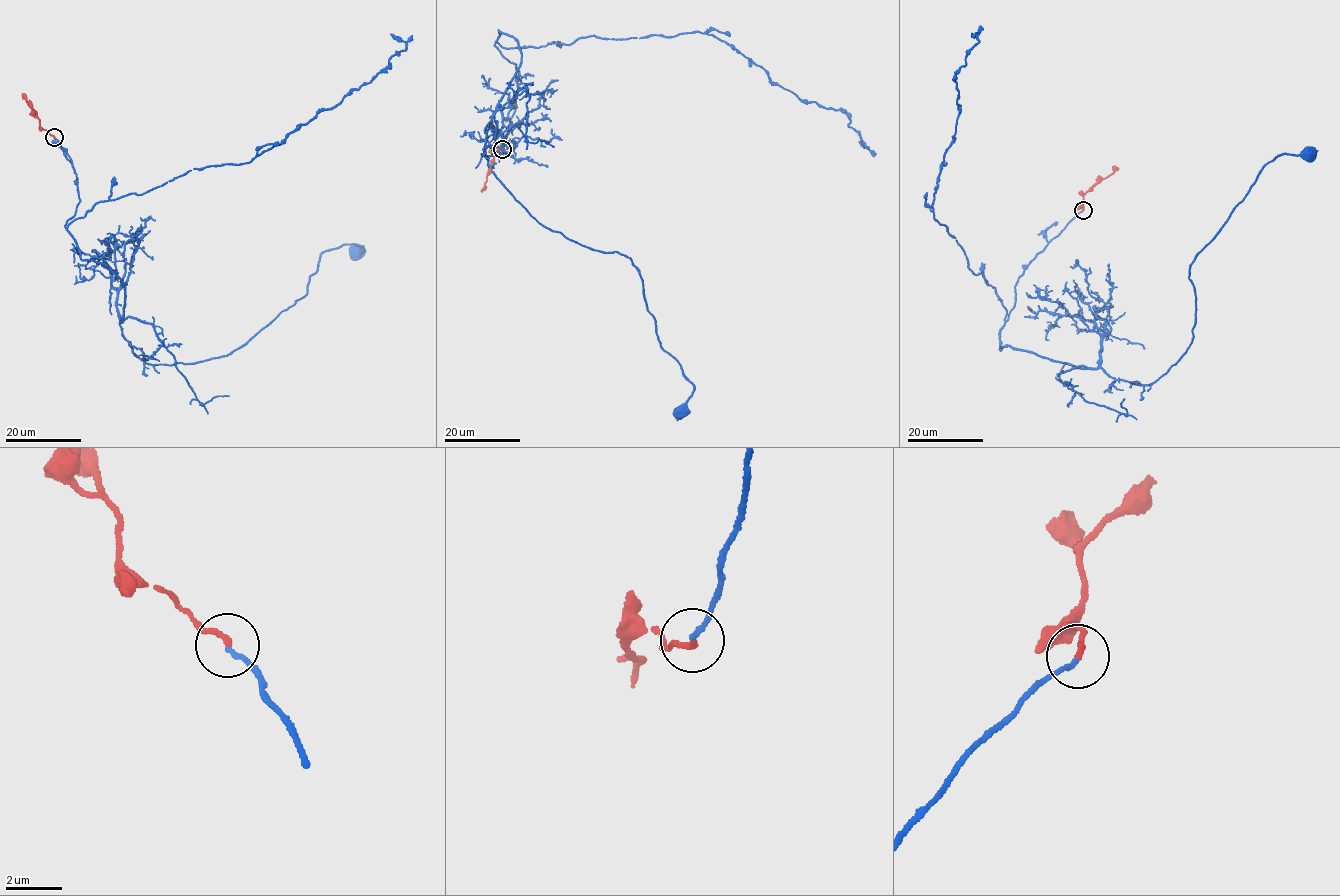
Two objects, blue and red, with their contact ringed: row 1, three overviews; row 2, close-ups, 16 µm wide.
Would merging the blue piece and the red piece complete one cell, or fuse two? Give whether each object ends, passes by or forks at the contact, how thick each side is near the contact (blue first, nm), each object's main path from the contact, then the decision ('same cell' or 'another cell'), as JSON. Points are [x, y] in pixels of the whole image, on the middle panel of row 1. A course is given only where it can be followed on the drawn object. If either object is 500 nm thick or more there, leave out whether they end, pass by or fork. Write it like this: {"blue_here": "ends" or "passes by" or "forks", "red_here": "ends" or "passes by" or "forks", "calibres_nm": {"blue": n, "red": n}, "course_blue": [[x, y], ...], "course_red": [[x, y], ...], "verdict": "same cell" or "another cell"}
{"blue_here": "ends", "red_here": "ends", "calibres_nm": {"blue": 160, "red": 200}, "course_blue": [[501, 149], [517, 71], [498, 30], [522, 58], [488, 166], [543, 226], [631, 260], [694, 386], [681, 413]], "course_red": [[502, 149], [493, 150], [495, 153], [482, 190]], "verdict": "same cell"}

